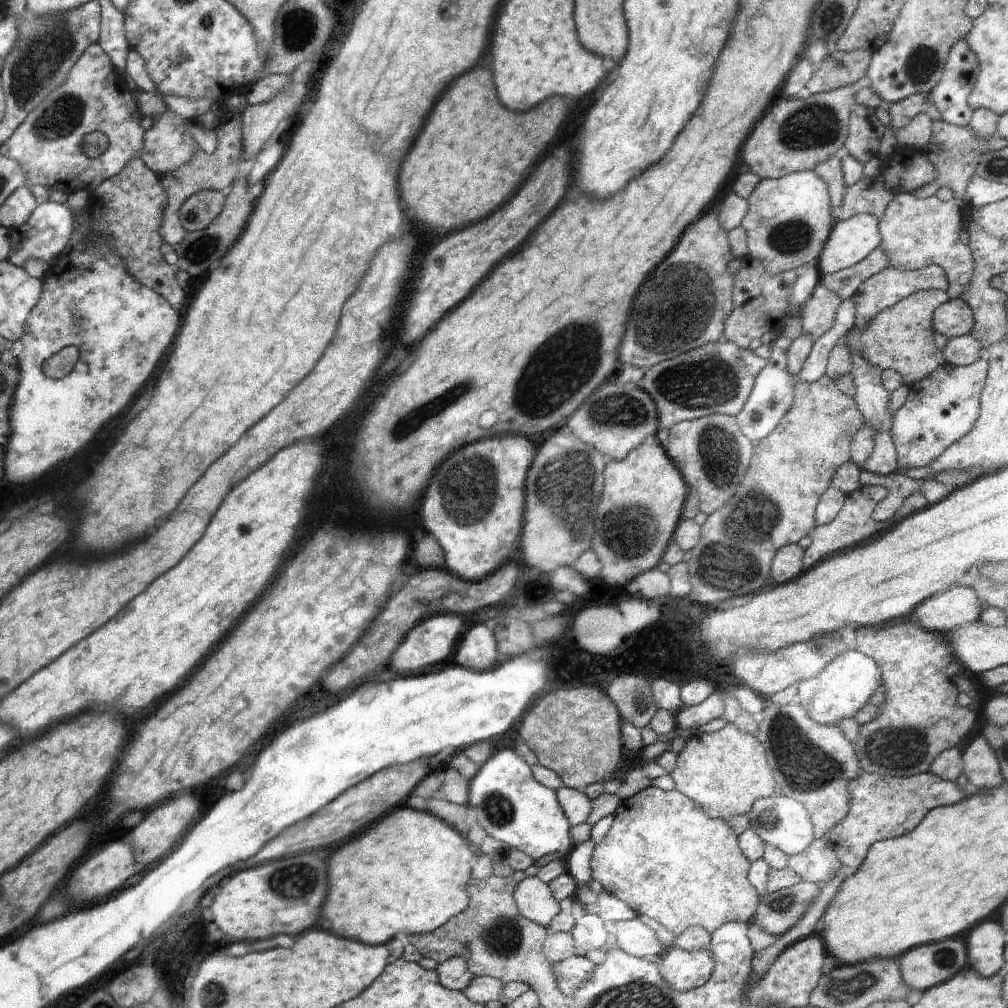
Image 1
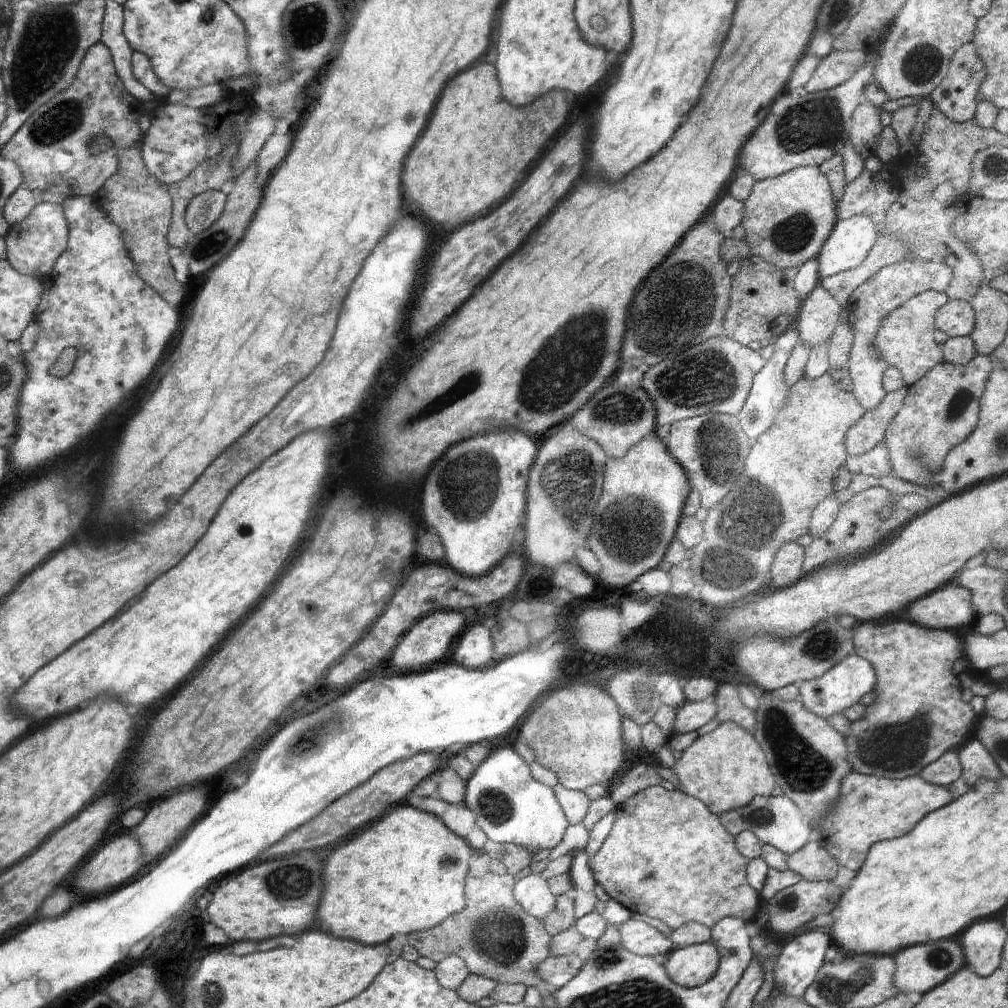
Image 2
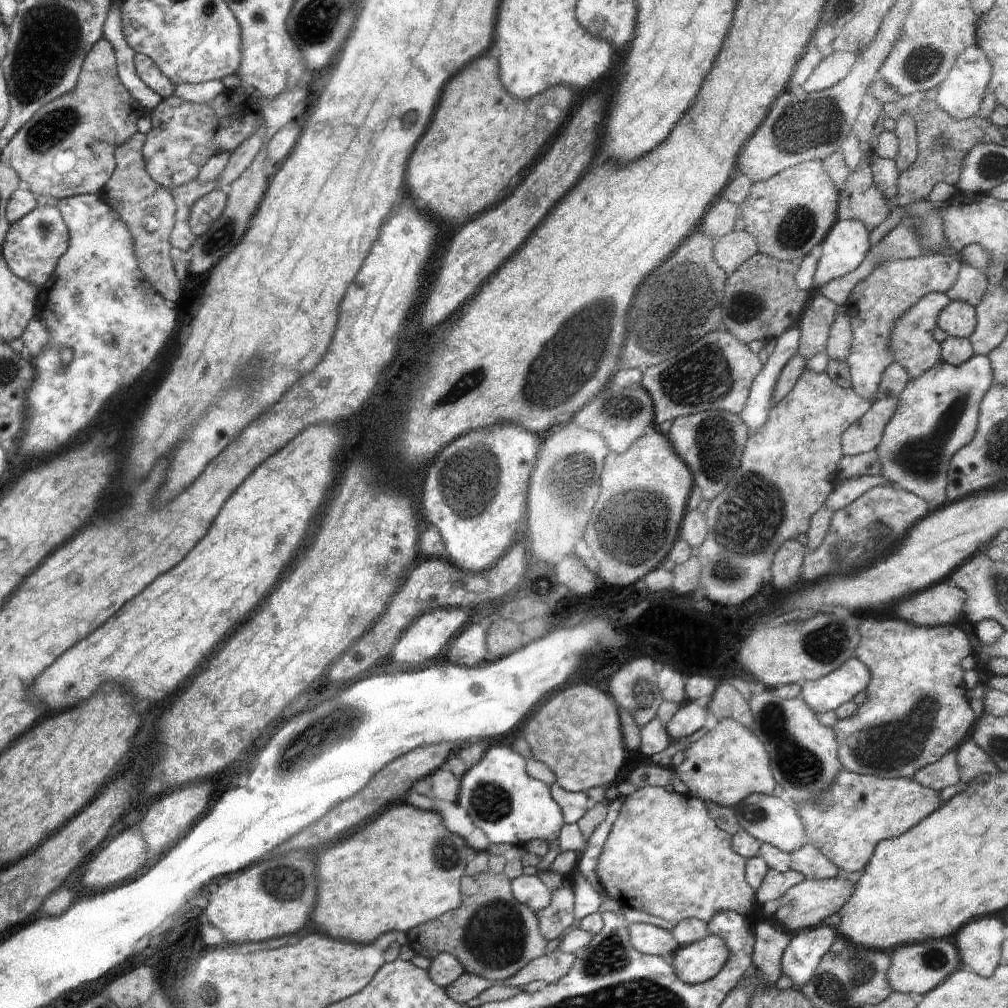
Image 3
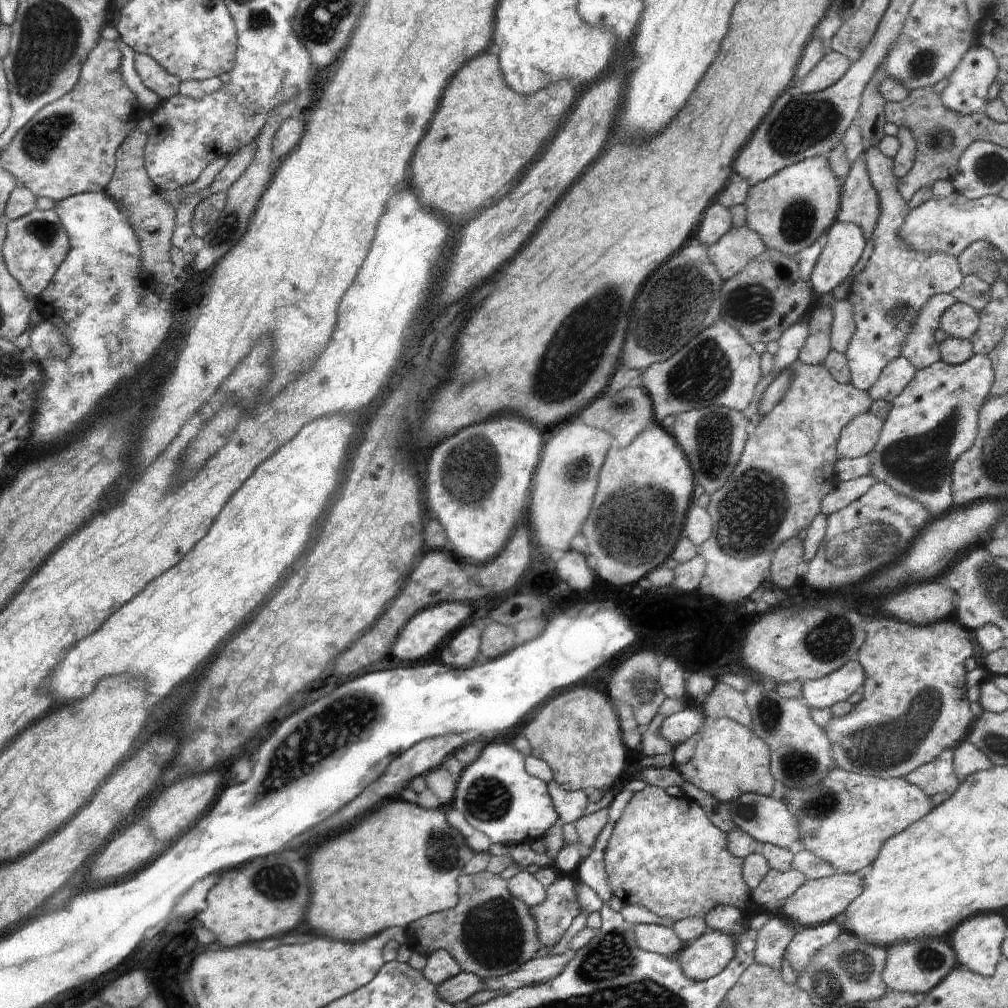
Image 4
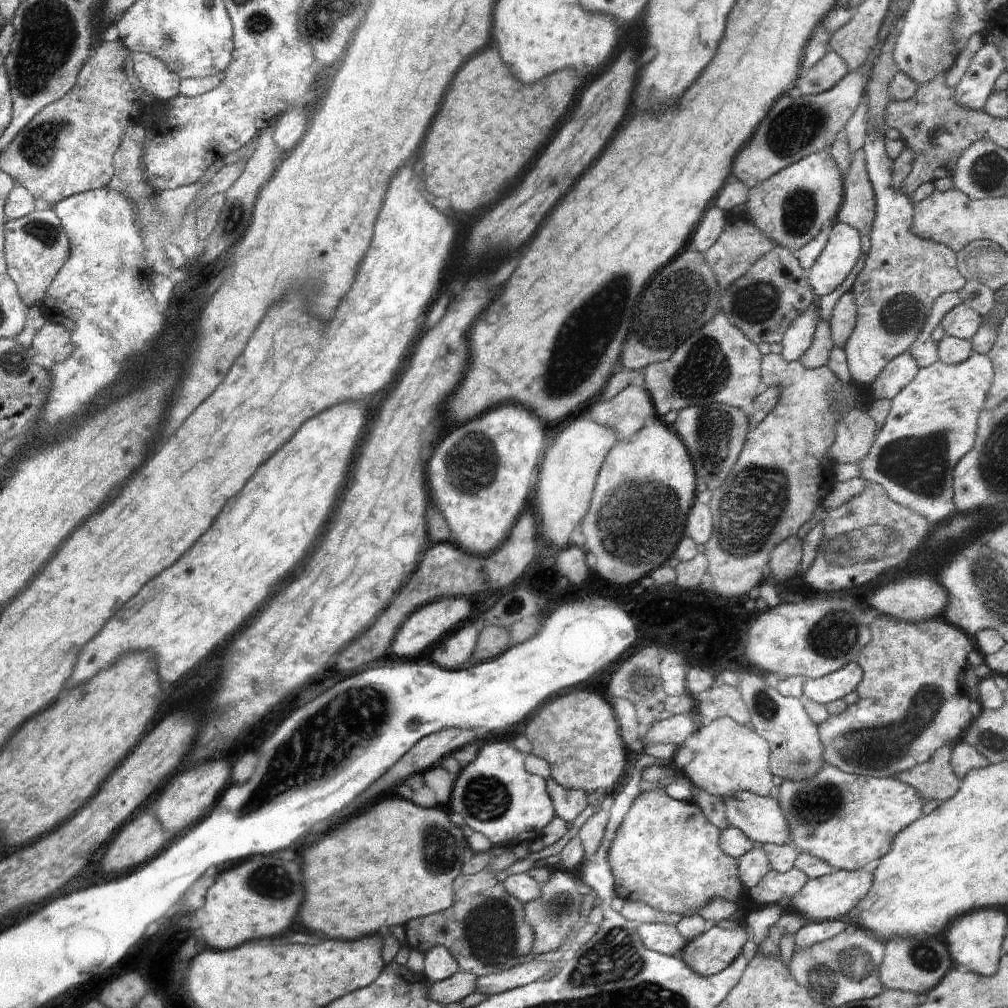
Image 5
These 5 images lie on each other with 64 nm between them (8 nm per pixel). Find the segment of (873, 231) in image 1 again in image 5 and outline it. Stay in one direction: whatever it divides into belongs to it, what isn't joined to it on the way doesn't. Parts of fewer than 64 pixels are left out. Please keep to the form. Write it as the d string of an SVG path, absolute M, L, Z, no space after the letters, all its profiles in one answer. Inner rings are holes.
M835 223L824 252L808 270L807 279L816 297L833 293L861 258L861 235L856 227Z

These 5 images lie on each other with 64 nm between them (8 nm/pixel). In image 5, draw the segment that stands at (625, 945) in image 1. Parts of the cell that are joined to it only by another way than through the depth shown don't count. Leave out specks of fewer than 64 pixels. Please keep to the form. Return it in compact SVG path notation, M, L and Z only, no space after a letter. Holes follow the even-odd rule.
M640 924L641 941L650 950L680 956L688 941L681 935L676 926L669 924Z

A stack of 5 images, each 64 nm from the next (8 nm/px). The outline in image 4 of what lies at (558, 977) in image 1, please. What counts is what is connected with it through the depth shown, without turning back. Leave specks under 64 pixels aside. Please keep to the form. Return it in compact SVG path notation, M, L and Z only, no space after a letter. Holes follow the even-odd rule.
M540 953L525 962L520 969L501 977L483 979L483 988L509 993L517 988L542 983L558 976L569 961L565 954L550 956Z

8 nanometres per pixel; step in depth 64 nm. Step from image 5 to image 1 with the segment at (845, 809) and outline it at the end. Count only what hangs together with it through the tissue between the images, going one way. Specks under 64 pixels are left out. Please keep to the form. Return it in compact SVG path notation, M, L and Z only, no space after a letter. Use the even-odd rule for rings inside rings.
M862 772L858 782L854 782L854 810L850 810L850 818L844 818L830 832L829 844L837 854L840 864L858 870L876 842L912 832L930 811L965 800L971 791L970 787L960 790L954 781L946 781L930 772L909 777L883 777Z

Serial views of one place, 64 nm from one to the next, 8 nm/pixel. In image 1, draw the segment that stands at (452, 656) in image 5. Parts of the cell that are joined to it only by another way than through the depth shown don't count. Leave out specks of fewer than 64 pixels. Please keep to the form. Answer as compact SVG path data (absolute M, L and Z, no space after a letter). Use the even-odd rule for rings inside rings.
M486 625L473 626L462 638L454 656L458 665L473 671L487 671L500 662L496 637Z

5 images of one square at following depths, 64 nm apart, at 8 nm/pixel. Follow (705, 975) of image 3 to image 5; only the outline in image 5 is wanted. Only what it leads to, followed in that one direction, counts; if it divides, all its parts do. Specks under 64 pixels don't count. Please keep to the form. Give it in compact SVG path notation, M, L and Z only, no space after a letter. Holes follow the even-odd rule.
M714 924L689 941L680 958L698 974L710 976L721 973L741 956L751 938L748 927L737 924L730 929Z

